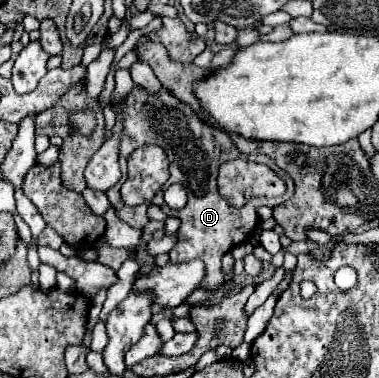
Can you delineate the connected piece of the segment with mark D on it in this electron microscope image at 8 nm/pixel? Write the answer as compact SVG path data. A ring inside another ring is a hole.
M134 86L122 102L118 102L118 104L112 102L112 110L114 110L114 114L122 116L122 134L120 134L122 177L118 184L114 184L106 192L108 200L114 204L118 216L126 224L133 228L143 229L148 223L145 221L145 218L148 220L148 204L130 208L130 206L122 204L122 200L120 200L120 188L128 178L128 156L134 148L142 146L146 142L152 142L152 144L158 144L160 148L164 148L170 154L168 156L170 158L170 178L166 182L166 188L172 182L182 182L182 184L186 184L186 190L188 190L188 204L182 210L174 210L164 202L162 196L164 196L166 188L162 188L158 192L158 196L154 196L154 202L152 202L152 204L158 204L168 216L176 216L182 222L180 234L178 234L178 244L170 252L170 258L174 262L188 262L188 260L200 258L206 264L206 280L202 282L202 286L204 288L220 288L222 286L222 256L230 248L246 242L252 236L252 230L258 224L256 208L260 206L260 202L258 202L258 198L250 198L248 204L244 204L242 208L234 208L218 194L216 176L218 176L218 168L220 168L222 160L234 160L238 156L240 158L246 158L246 156L242 152L238 152L238 148L234 148L234 144L226 136L226 132L206 126L196 116L196 112L188 104L178 100L168 88L162 88L160 92L148 92L142 86Z

